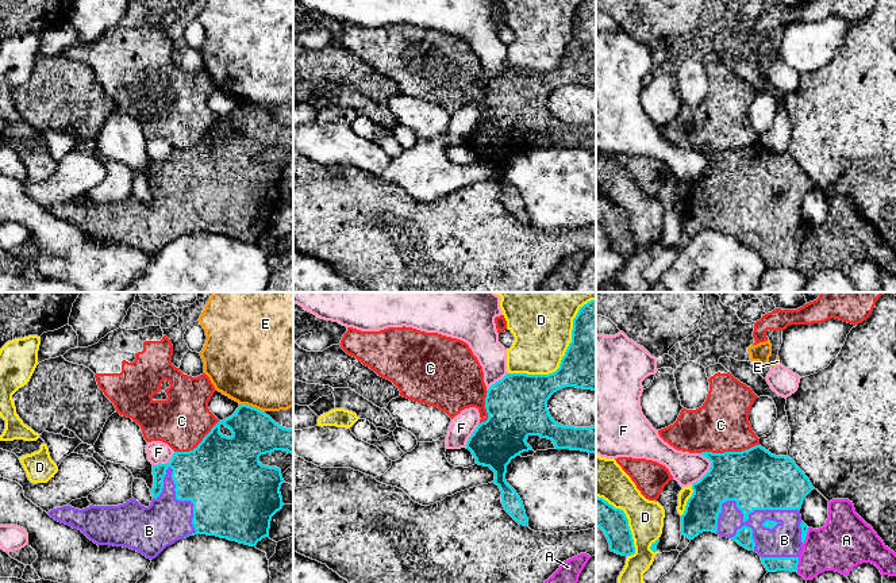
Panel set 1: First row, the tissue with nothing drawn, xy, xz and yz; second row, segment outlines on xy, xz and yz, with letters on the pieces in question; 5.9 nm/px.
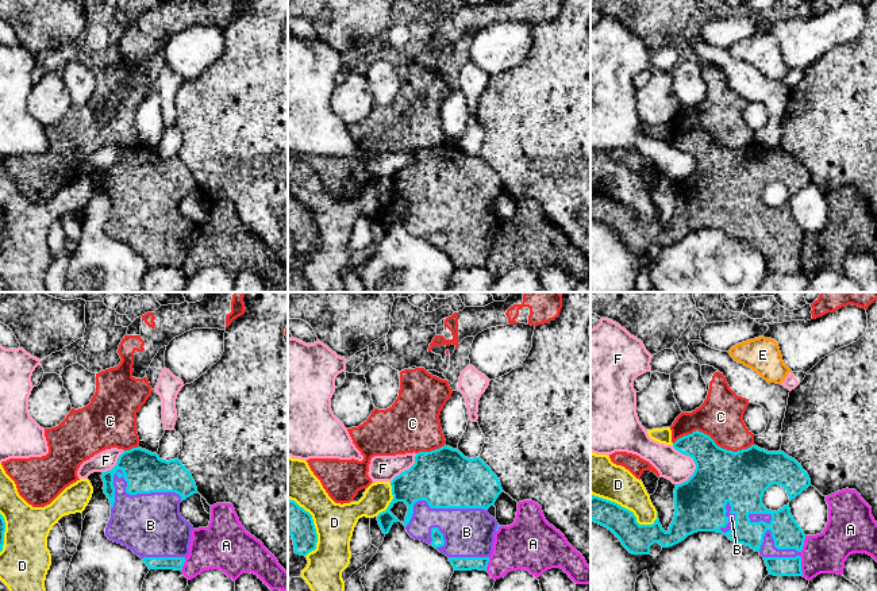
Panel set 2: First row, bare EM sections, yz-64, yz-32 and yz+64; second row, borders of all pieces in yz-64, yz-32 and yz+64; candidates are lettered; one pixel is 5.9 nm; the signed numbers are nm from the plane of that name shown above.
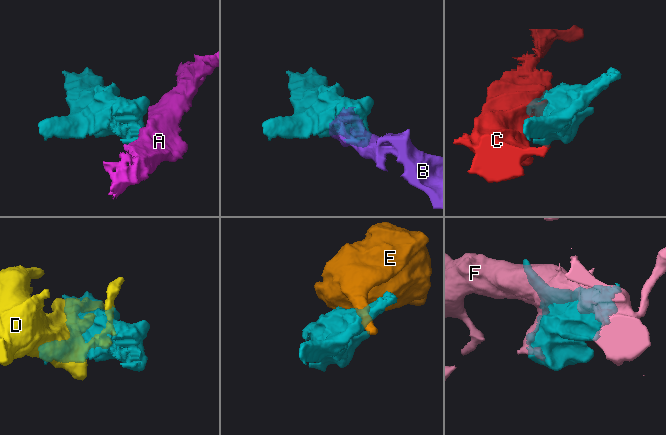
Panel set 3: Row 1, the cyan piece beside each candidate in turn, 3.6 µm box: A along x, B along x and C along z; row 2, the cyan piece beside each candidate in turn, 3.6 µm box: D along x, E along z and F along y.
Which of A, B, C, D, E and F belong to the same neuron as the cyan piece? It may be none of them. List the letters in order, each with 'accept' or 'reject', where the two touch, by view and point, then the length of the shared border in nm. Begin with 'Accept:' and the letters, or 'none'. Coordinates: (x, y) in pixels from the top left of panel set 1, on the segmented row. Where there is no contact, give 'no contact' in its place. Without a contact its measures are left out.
Accept: B
A: reject | yz (806, 536) | 110 nm
B: accept | yz (743, 520) | 500 nm
C: reject | yz (729, 452) | 360 nm
D: reject | xz (560, 365) | 550 nm
E: reject | xy (250, 406) | 140 nm
F: reject | yz (710, 470) | 200 nm

